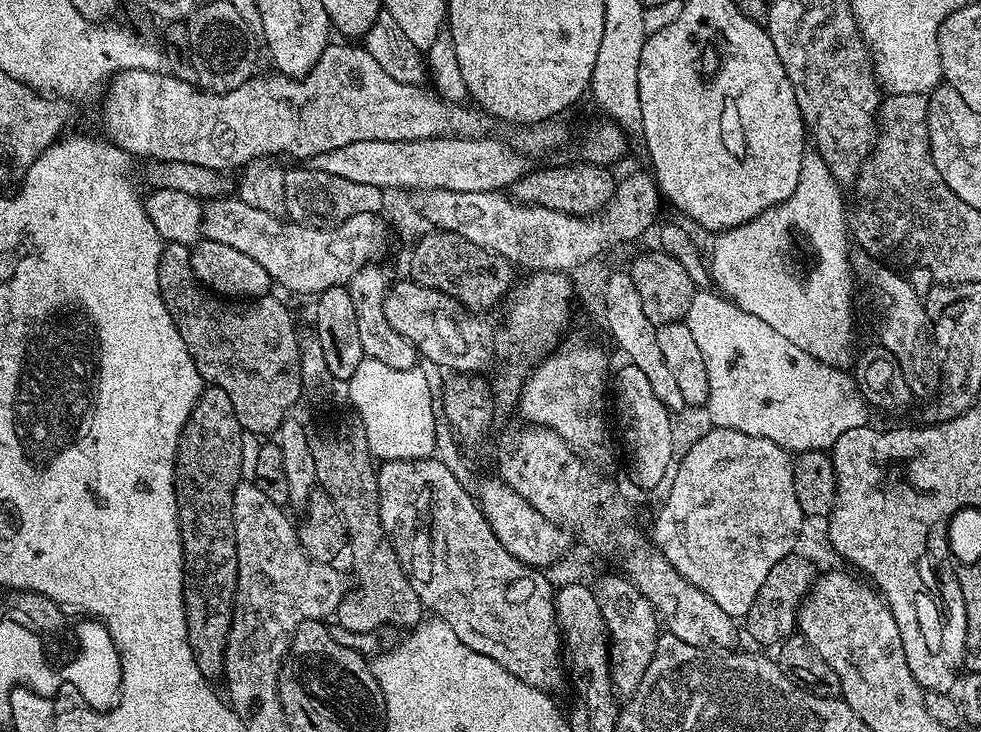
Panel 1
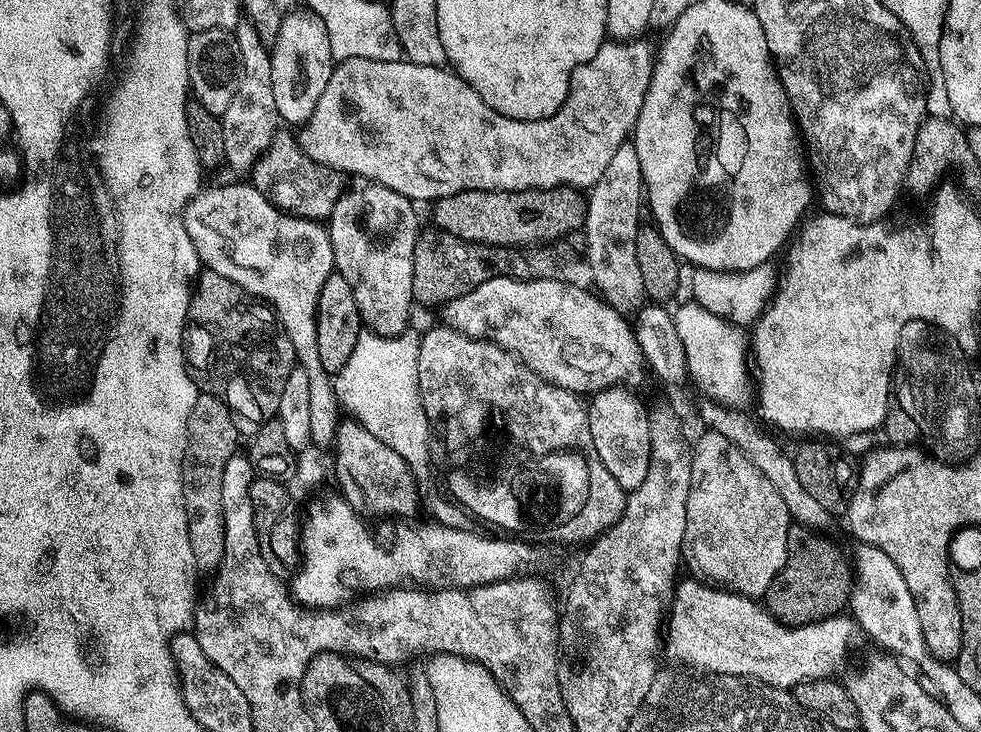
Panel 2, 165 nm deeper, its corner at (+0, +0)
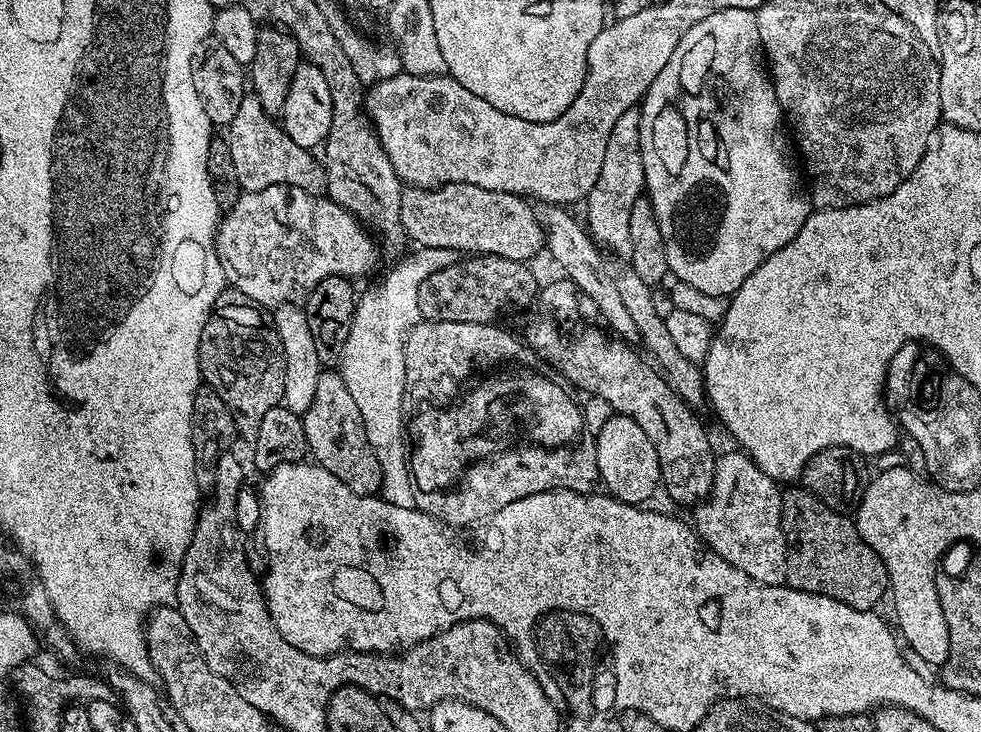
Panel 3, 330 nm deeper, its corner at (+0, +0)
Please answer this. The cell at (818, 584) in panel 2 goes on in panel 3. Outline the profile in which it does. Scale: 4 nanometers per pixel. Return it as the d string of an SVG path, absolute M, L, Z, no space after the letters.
M803 486L785 487L780 505L780 525L784 541L788 543L787 587L834 598L859 612L873 611L877 607L875 604L883 596L885 599L889 591L888 571L882 558L878 558L858 534L855 519L843 512L835 512Z

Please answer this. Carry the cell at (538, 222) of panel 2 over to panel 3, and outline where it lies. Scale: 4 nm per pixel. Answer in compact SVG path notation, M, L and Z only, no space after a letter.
M444 184L441 188L405 187L400 193L400 227L403 235L413 240L413 245L445 248L457 254L497 256L528 262L545 247L546 229L536 217L536 208L525 197L498 190L482 190L482 186L469 184Z

